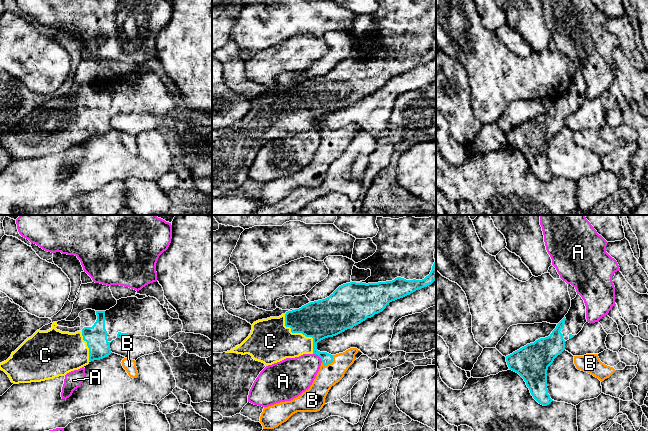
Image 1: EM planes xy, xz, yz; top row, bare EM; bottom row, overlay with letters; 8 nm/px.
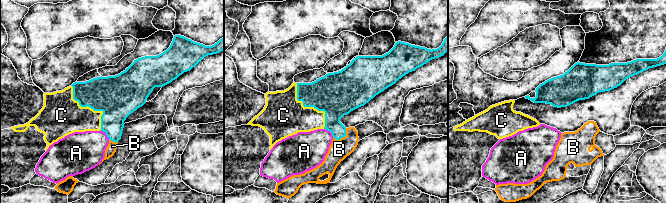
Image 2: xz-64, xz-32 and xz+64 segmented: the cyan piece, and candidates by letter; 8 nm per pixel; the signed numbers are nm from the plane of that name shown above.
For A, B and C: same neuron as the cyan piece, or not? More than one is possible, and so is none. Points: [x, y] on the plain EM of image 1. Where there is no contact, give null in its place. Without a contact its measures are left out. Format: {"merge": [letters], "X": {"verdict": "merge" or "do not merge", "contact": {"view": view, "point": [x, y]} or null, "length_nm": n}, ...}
{"merge": ["B", "C"], "A": {"verdict": "do not merge", "contact": {"view": "xz", "point": [318, 131]}, "length_nm": 100}, "B": {"verdict": "merge", "contact": {"view": "xz", "point": [331, 138]}, "length_nm": 120}, "C": {"verdict": "merge", "contact": {"view": "xz", "point": [300, 108]}, "length_nm": 400}}

